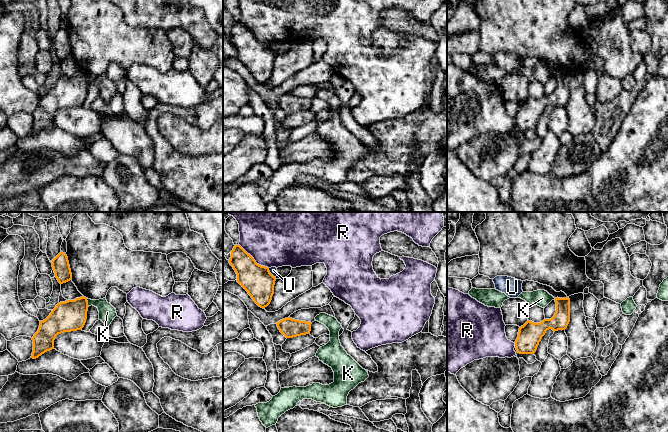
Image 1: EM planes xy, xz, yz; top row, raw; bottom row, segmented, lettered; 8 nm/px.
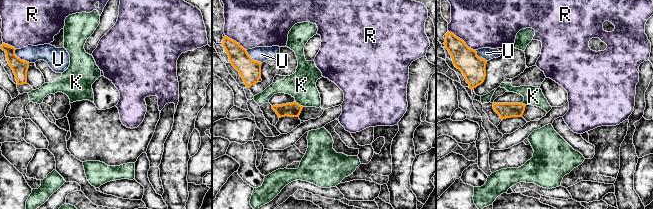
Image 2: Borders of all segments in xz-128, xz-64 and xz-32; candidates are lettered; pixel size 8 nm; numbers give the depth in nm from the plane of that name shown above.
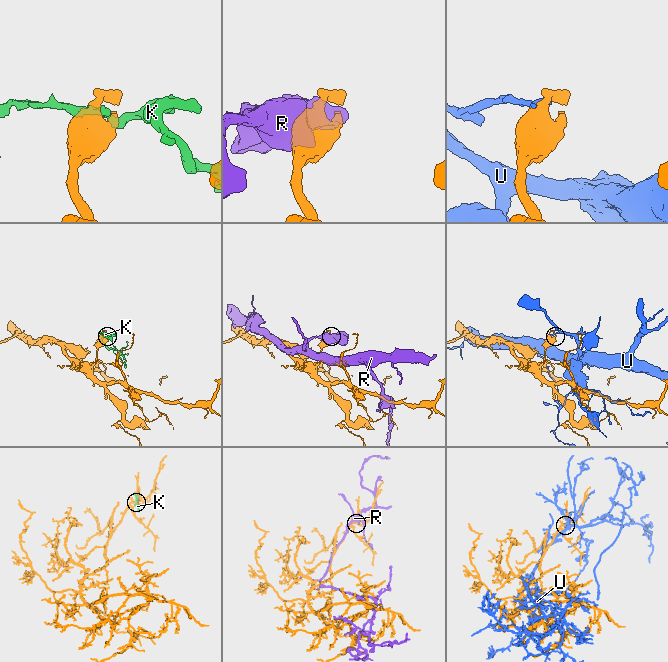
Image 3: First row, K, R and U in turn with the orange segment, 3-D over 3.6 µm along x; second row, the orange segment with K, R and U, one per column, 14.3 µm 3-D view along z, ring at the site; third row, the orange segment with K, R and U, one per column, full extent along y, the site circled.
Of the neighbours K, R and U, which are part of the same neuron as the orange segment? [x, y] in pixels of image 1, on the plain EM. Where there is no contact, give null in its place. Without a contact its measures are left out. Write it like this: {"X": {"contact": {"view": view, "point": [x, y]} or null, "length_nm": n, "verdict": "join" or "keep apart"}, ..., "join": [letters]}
{"K": {"contact": {"view": "xy", "point": [87, 78]}, "length_nm": 70, "verdict": "keep apart"}, "R": {"contact": {"view": "xz", "point": [253, 35]}, "length_nm": 300, "verdict": "keep apart"}, "U": {"contact": {"view": "xz", "point": [270, 49]}, "length_nm": 90, "verdict": "keep apart"}, "join": []}

